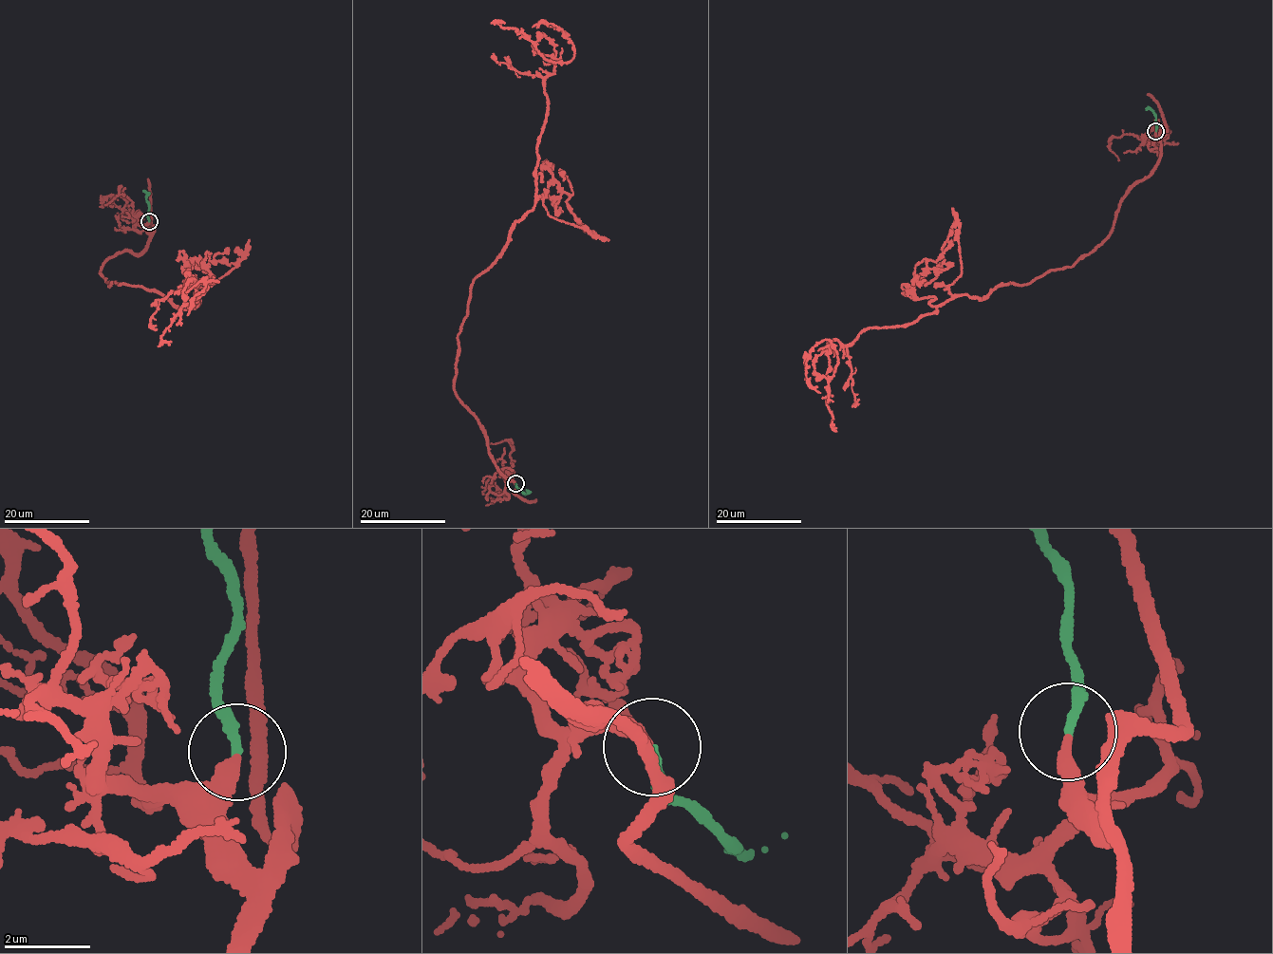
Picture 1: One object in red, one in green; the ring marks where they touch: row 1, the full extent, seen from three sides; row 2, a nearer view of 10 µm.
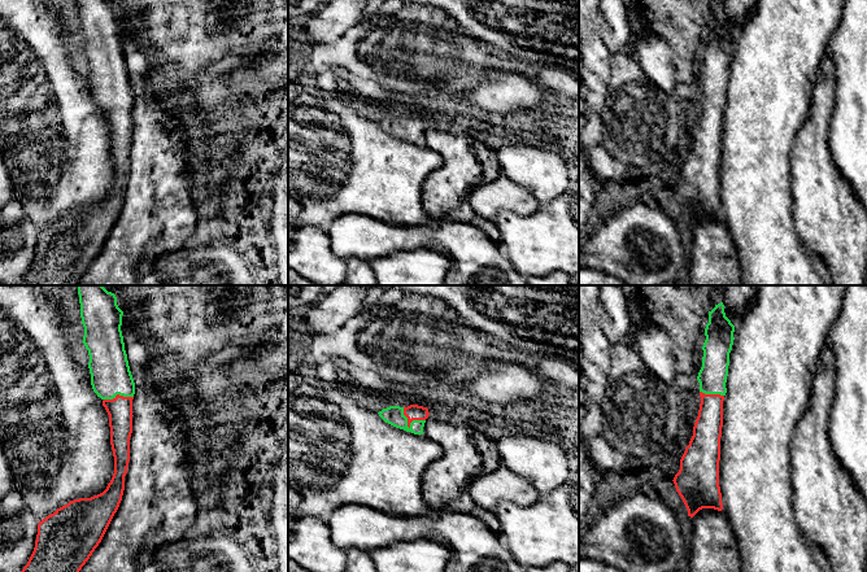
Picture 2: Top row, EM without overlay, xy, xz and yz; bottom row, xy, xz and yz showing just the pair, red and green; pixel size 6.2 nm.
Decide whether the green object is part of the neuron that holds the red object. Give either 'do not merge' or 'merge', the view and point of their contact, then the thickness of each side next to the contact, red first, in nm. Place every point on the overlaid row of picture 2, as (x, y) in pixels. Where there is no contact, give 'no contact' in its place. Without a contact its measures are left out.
merge | xz (409, 423) | 100/120 nm

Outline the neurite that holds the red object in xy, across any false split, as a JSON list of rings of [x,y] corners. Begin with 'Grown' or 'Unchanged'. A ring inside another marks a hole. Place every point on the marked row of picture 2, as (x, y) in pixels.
Grown. [[[78,285],[78,294],[91,385],[109,415],[114,473],[103,493],[70,501],[39,521],[34,551],[21,572],[79,572],[101,542],[125,490],[135,383],[121,331],[123,311],[103,285]]]

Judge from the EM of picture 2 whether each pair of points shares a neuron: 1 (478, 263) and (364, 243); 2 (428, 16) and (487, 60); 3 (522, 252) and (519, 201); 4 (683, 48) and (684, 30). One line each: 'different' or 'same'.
1: same
2: different
3: different
4: same

